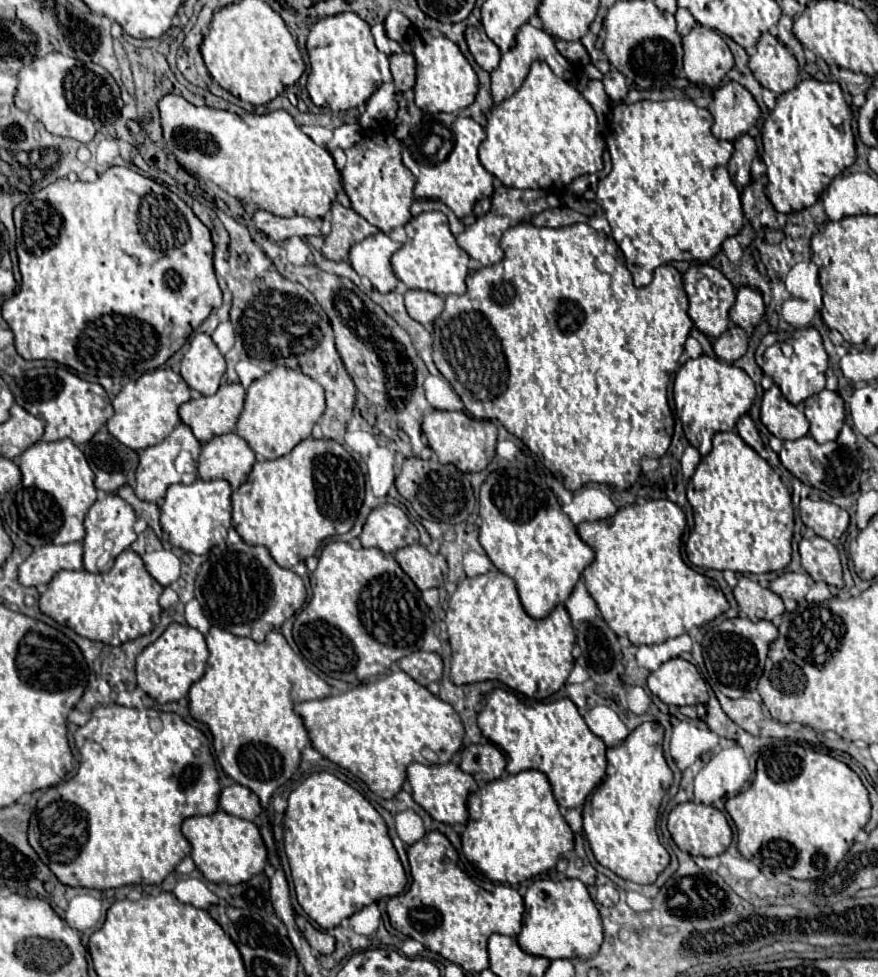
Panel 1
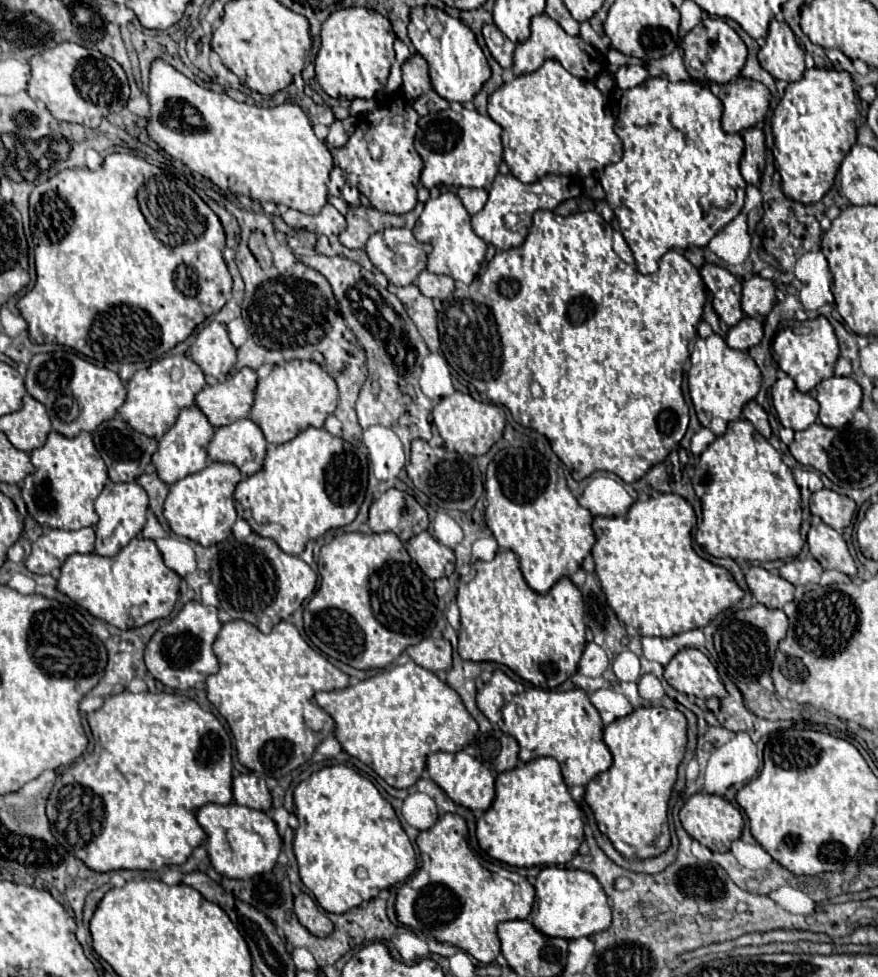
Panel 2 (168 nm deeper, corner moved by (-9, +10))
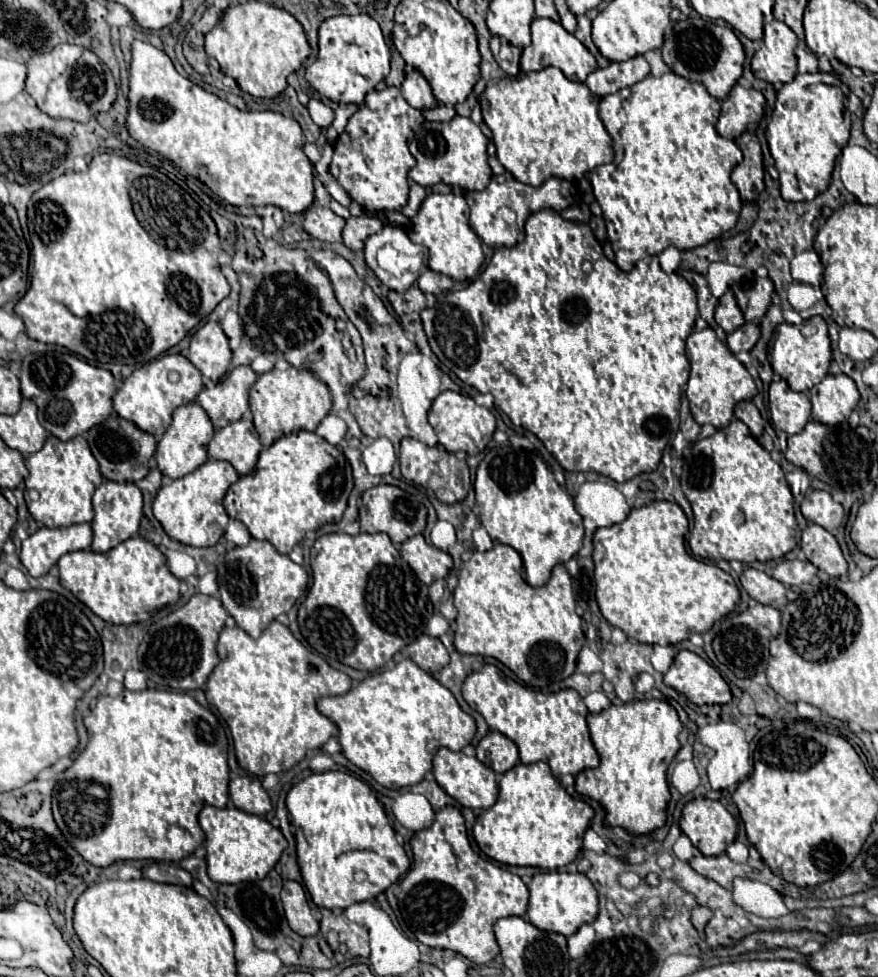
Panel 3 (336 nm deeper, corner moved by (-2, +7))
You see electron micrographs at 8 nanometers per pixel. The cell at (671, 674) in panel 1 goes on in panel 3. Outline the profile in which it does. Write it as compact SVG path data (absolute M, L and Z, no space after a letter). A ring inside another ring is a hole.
M679 651L671 669L663 675L663 681L687 695L695 705L725 705L733 699L719 671L693 651Z

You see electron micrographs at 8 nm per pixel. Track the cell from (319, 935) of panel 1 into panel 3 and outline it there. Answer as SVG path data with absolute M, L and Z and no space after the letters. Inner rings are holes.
M285 881L281 891L281 901L289 927L299 935L315 935L319 931L319 921L313 917L307 903L305 891L299 881Z

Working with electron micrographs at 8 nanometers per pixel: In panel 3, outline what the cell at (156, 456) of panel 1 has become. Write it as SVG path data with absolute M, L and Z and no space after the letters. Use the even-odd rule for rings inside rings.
M193 401L193 403L177 407L173 411L171 427L165 431L165 435L157 443L155 459L157 459L159 471L171 479L179 479L179 477L195 471L199 465L203 465L207 461L207 443L211 441L211 437L213 437L213 423L199 403Z

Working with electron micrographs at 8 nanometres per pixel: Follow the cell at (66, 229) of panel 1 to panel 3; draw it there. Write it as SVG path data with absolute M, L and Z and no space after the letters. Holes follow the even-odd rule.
M99 153L89 163L89 169L85 173L65 173L61 177L55 177L47 185L43 185L39 191L33 193L29 201L29 231L31 231L31 245L33 245L33 281L25 297L15 305L15 313L23 319L27 335L41 343L55 343L63 345L69 351L85 357L91 365L107 365L107 363L125 363L139 367L147 361L153 361L161 353L165 353L169 347L177 345L193 327L197 327L203 317L207 317L221 299L229 295L229 283L223 277L217 257L221 251L221 243L217 237L215 221L201 209L201 205L183 191L177 183L173 183L167 175L153 167L141 167L139 163L131 161L123 155L115 153ZM169 285L169 293L167 293ZM139 319L147 329L139 329Z

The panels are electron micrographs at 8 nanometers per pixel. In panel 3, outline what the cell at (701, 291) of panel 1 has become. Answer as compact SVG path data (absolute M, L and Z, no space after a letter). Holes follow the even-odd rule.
M727 291L719 303L717 303L717 309L715 309L715 321L719 323L719 327L725 331L725 333L731 333L735 331L737 327L741 327L745 323L745 317L733 297L731 291Z

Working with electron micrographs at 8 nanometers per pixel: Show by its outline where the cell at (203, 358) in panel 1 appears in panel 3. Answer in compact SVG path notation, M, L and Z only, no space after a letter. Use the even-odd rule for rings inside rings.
M207 321L193 333L189 361L211 381L219 381L227 373L231 363L231 349L219 323Z

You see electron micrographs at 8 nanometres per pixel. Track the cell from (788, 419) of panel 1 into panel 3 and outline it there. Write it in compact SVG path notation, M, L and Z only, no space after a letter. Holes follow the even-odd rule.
M777 379L769 387L769 411L775 429L795 435L811 419L811 401L805 393L791 391L787 381Z

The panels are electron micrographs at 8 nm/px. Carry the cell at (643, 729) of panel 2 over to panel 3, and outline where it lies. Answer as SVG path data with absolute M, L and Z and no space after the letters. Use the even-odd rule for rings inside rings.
M635 699L625 705L611 705L599 713L589 713L587 725L601 761L597 767L577 773L577 793L605 807L605 825L617 825L629 833L649 833L663 827L671 799L667 767L681 747L679 733L683 725L677 711L665 699Z

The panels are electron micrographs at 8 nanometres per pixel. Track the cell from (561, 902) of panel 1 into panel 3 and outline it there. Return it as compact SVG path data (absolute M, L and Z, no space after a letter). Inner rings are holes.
M541 871L533 875L529 883L529 909L527 919L543 929L555 931L565 937L573 935L581 925L591 923L597 913L597 891L593 883L583 873L561 873L561 871Z

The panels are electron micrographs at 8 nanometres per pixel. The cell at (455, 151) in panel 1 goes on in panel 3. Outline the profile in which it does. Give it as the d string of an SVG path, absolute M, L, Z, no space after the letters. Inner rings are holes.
M455 115L447 123L429 123L425 121L421 131L409 145L411 155L417 159L417 165L409 171L409 177L423 185L431 187L439 181L447 185L465 187L469 191L483 191L491 179L491 167L487 163L487 137L481 133L479 125L467 117Z

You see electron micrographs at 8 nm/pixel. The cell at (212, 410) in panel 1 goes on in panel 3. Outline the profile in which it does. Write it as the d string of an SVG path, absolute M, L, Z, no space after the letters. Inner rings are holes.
M235 367L213 389L203 389L197 403L207 411L215 429L221 429L233 421L239 421L249 409L249 389L257 381L257 373L251 367Z

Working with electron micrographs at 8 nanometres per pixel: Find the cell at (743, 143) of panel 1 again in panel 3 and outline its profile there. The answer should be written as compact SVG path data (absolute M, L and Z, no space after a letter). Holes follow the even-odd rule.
M743 133L737 141L739 149L743 151L743 163L735 167L731 181L739 189L741 201L753 203L757 195L765 189L763 183L763 155L761 155L761 145L759 139L753 133Z

